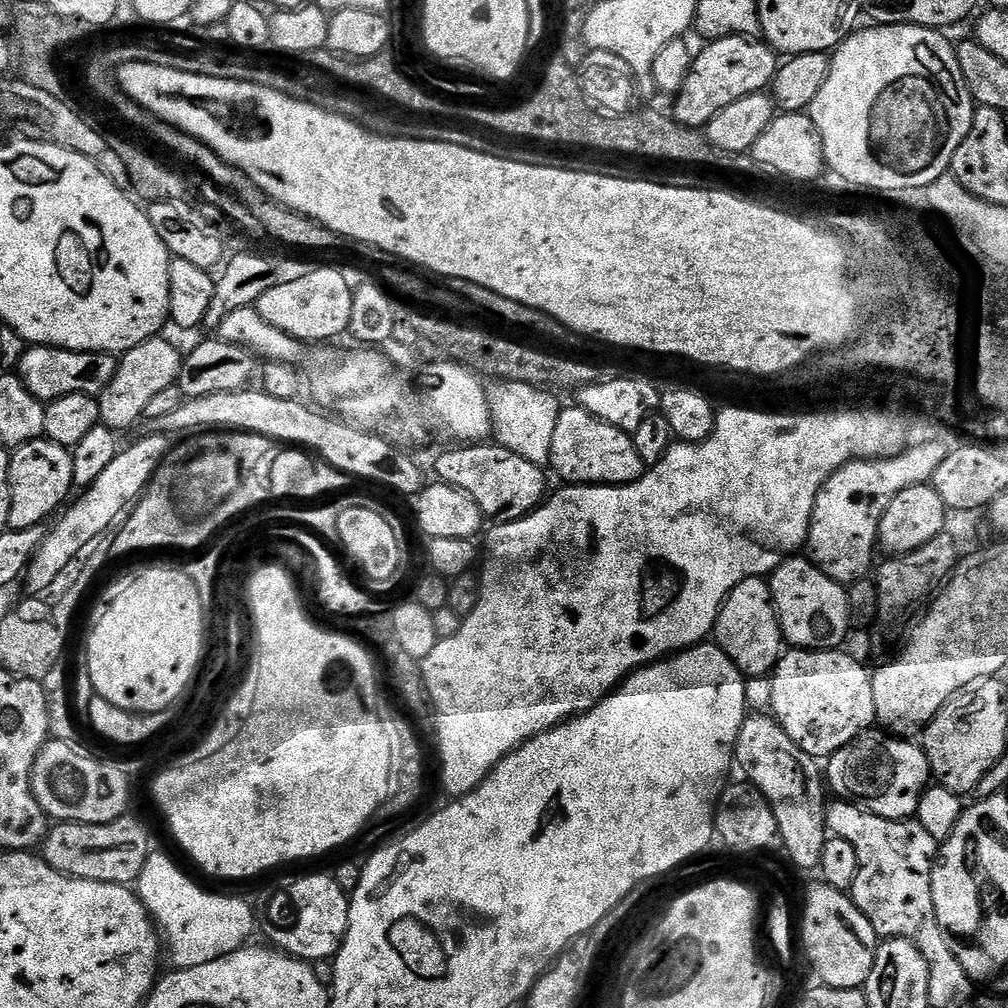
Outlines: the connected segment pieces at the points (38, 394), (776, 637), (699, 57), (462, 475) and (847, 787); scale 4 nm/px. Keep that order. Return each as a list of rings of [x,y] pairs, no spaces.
[[[33,344],[25,347],[18,365],[20,380],[34,394],[34,398],[45,402],[57,400],[66,394],[86,394],[99,397],[116,373],[118,360],[110,352],[79,352],[69,348],[51,348],[49,344]]]
[[[763,575],[747,576],[728,592],[716,616],[714,642],[738,666],[745,677],[771,673],[782,655],[782,633],[772,605],[772,589]]]
[[[727,36],[705,43],[703,47],[701,52],[695,53],[690,74],[674,96],[674,118],[687,128],[703,129],[710,118],[730,106],[730,102],[738,102],[738,98],[746,98],[746,94],[765,91],[776,77],[778,67],[777,53],[771,44],[760,38]]]
[[[468,442],[463,446],[456,447],[460,448],[448,448],[437,458],[435,479],[442,484],[452,484],[458,490],[465,492],[480,507],[481,513],[485,517],[500,516],[503,512],[506,514],[505,517],[508,518],[523,516],[531,512],[537,502],[545,499],[545,469],[541,465],[527,461],[526,458],[512,453],[497,442]]]
[[[869,730],[867,732],[860,732],[852,739],[852,741],[846,746],[842,746],[837,752],[833,752],[831,756],[826,760],[826,784],[829,789],[832,788],[836,791],[835,795],[841,800],[847,800],[849,802],[855,801],[855,803],[865,807],[869,812],[872,812],[875,816],[881,816],[887,820],[907,820],[915,817],[918,810],[918,802],[920,801],[920,795],[924,792],[924,789],[929,787],[930,784],[930,769],[928,766],[928,759],[924,753],[923,747],[919,743],[911,744],[908,740],[891,740],[889,733],[884,730]]]

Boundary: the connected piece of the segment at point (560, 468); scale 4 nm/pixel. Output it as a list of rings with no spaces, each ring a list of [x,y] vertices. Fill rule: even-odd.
[[[561,407],[550,443],[550,468],[564,479],[561,481],[573,484],[631,484],[644,475],[646,465],[642,458],[638,458],[638,450],[629,433],[618,430],[618,426],[610,426],[610,422],[602,422],[602,418],[594,418],[594,414],[584,408],[571,407]]]

